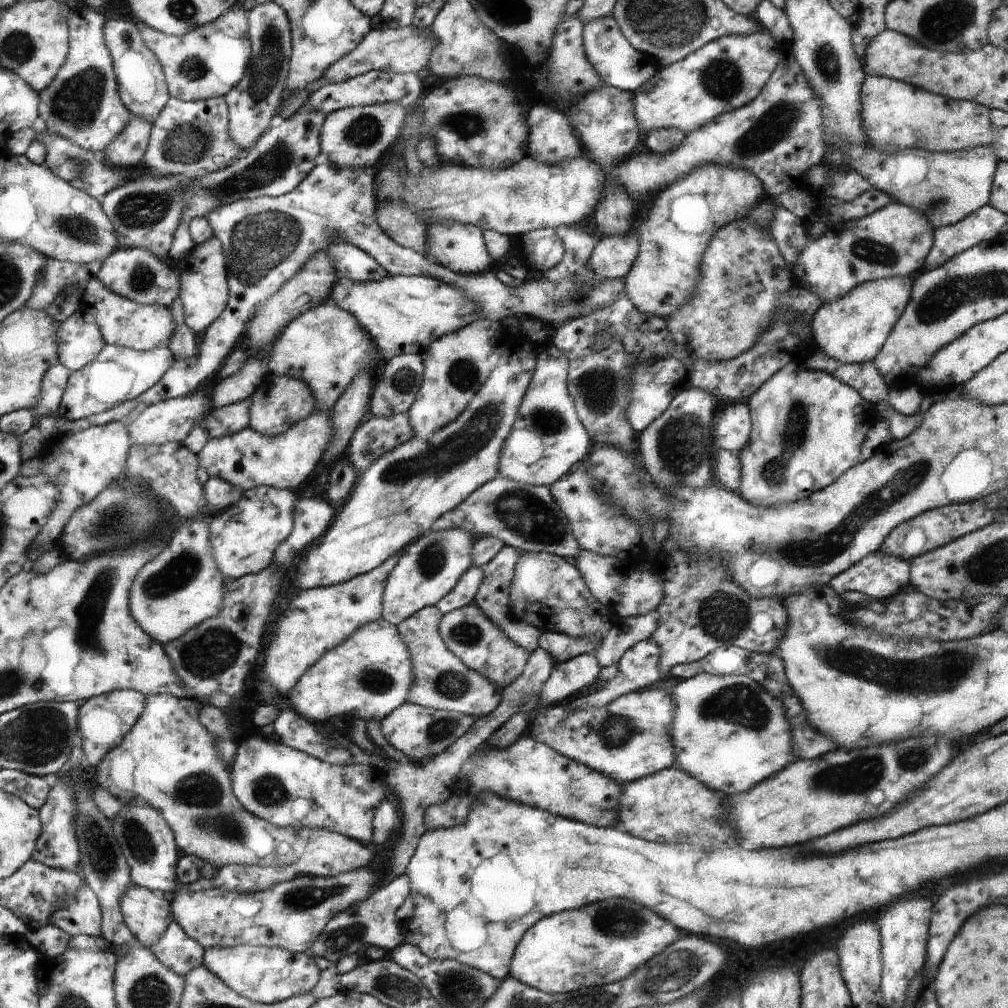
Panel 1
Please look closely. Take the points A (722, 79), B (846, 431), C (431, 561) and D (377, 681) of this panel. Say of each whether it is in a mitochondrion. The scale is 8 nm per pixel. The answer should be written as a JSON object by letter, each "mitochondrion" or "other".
{"A":"mitochondrion","B":"other","C":"mitochondrion","D":"mitochondrion"}

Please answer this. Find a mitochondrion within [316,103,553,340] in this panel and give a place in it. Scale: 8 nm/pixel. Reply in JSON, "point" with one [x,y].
{"point":[465,125]}

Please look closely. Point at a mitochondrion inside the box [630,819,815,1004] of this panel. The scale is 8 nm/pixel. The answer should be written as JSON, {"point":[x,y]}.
{"point":[671,972]}

